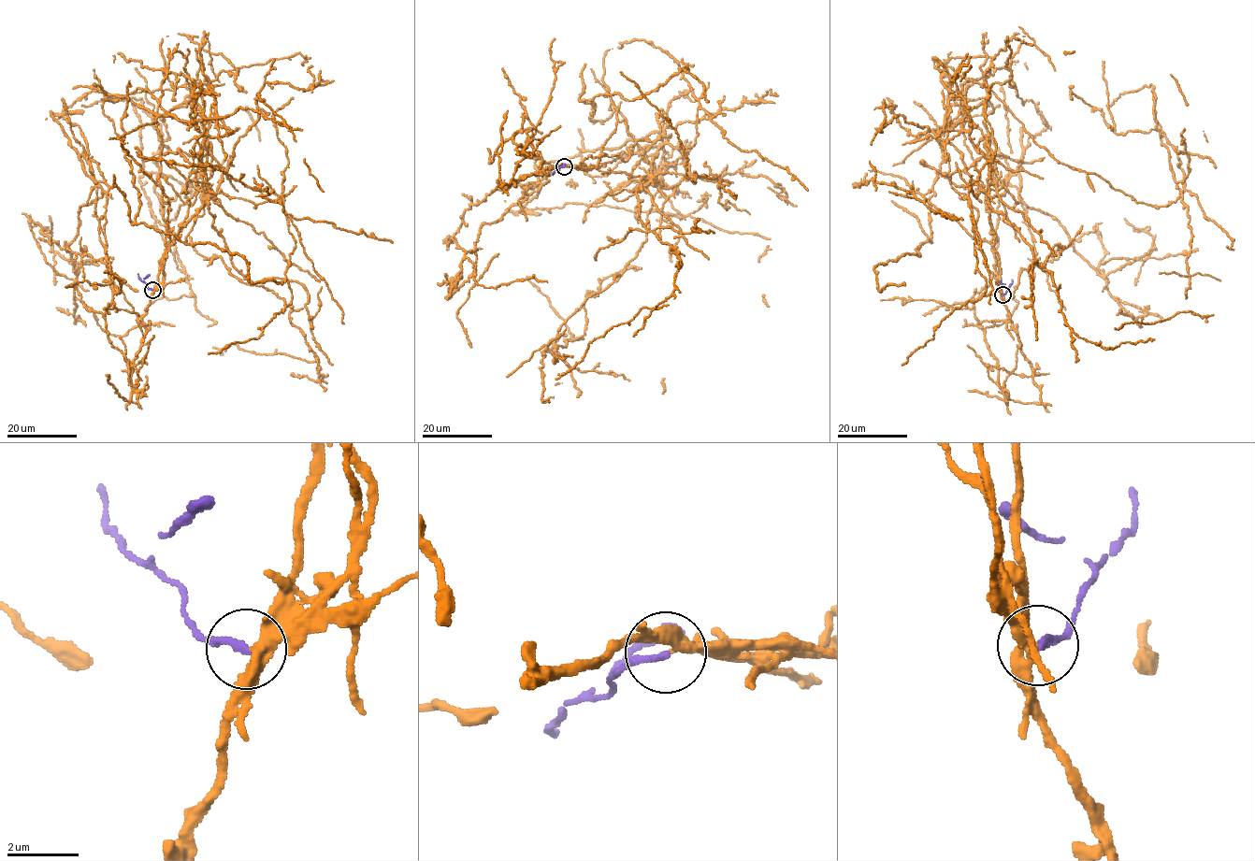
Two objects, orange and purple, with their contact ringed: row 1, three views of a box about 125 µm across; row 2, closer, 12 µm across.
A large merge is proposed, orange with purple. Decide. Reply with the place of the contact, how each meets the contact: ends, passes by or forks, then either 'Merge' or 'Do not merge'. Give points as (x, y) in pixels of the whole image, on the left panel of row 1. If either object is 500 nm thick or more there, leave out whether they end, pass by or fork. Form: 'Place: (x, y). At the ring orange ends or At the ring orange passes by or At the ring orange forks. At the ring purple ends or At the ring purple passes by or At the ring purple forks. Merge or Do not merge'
Place: (152, 290). At the ring orange passes by. At the ring purple ends. Do not merge

